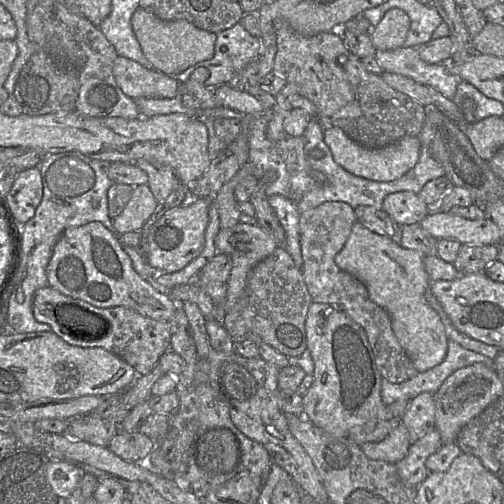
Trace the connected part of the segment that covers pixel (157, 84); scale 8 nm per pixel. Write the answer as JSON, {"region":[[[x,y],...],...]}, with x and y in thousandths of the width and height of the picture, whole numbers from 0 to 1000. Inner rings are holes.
{"region":[[[250,113],[226,121],[224,147],[238,177],[258,194],[345,194],[353,161],[304,133],[292,135]]]}

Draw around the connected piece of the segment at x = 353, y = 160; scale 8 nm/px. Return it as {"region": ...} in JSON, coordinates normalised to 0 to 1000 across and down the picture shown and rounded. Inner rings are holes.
{"region":[[[657,250],[641,262],[645,286],[661,313],[681,335],[704,349],[740,359],[770,361],[796,353],[827,325],[835,284],[827,270],[802,270],[758,294],[728,294],[698,278],[679,256]]]}

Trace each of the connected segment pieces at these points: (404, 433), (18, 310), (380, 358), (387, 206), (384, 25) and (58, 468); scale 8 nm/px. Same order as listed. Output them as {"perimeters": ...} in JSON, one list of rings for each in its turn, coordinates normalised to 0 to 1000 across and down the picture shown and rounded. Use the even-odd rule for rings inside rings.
{"perimeters":[[[[794,839],[758,875],[722,879],[712,887],[736,913],[786,921],[808,903],[813,885],[812,857],[804,843]]],[[[155,300],[89,306],[73,327],[81,341],[85,387],[62,435],[38,446],[34,526],[16,591],[14,639],[32,661],[103,657],[99,645],[75,639],[65,625],[69,579],[95,565],[91,530],[105,492],[137,450],[196,438],[230,462],[214,429],[212,381],[226,363],[212,345],[220,321],[183,315]]],[[[653,399],[595,423],[593,462],[599,506],[599,550],[621,599],[655,603],[688,621],[724,657],[756,746],[776,760],[796,760],[823,748],[831,738],[792,683],[776,647],[772,623],[732,591],[726,567],[708,552],[677,536],[665,522],[665,508],[685,486],[700,446],[708,440],[702,415],[685,401]]],[[[794,379],[768,387],[758,405],[758,415],[788,444],[831,444],[855,419],[829,385],[812,379]]],[[[792,16],[770,20],[752,48],[736,60],[736,81],[746,99],[774,101],[802,93],[813,60],[813,36]]],[[[99,913],[91,927],[91,948],[115,986],[135,988],[153,966],[169,935],[133,915]]]]}

